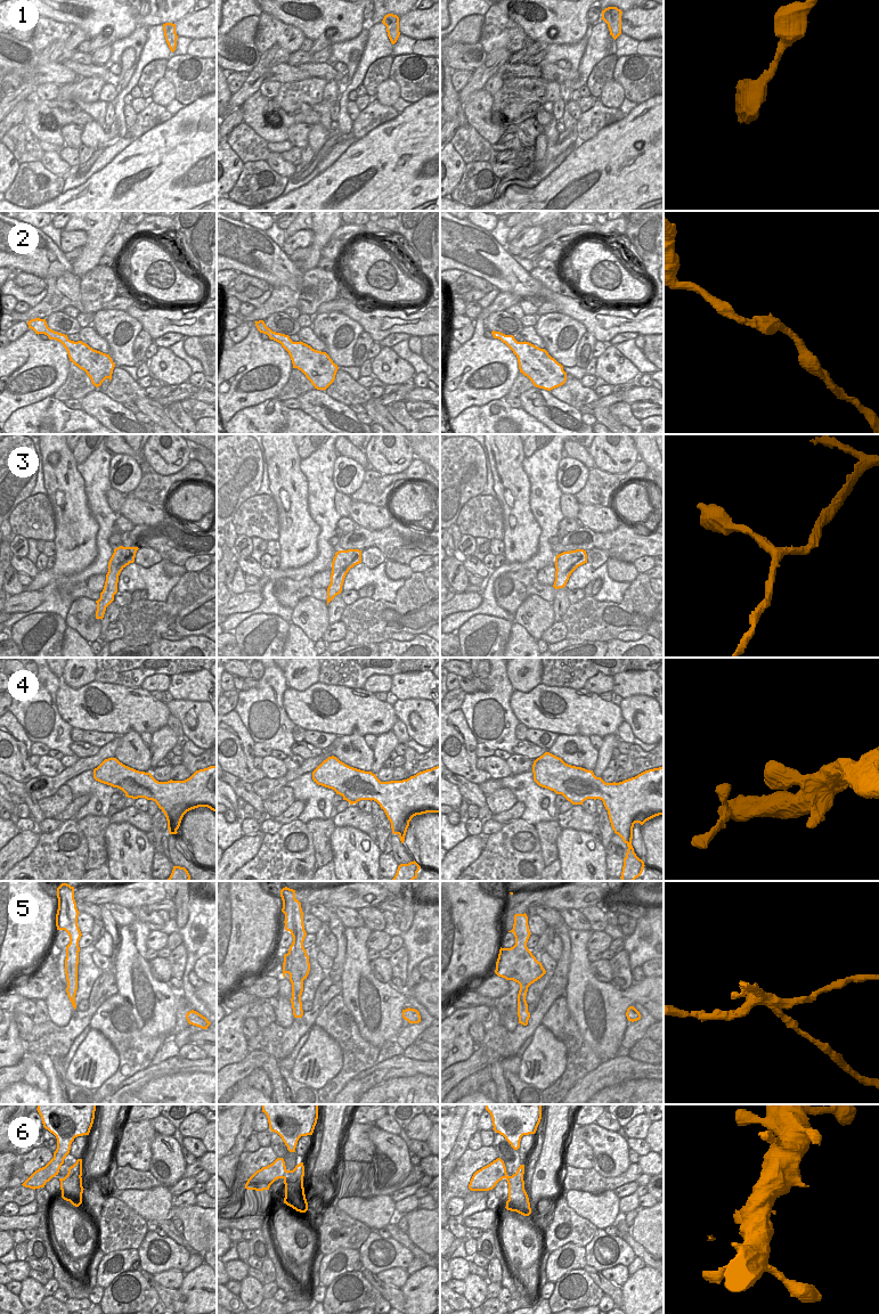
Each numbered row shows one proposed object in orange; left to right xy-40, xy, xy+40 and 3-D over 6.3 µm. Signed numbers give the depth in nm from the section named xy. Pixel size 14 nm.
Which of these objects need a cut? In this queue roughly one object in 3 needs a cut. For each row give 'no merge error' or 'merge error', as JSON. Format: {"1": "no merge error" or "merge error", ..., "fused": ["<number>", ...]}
{"1": "no merge error", "2": "no merge error", "3": "no merge error", "4": "no merge error", "5": "merge error", "6": "merge error", "fused": ["5", "6"]}

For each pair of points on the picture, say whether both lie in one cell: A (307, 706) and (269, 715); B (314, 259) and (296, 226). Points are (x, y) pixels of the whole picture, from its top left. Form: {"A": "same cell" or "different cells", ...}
{"A": "different cells", "B": "same cell"}

